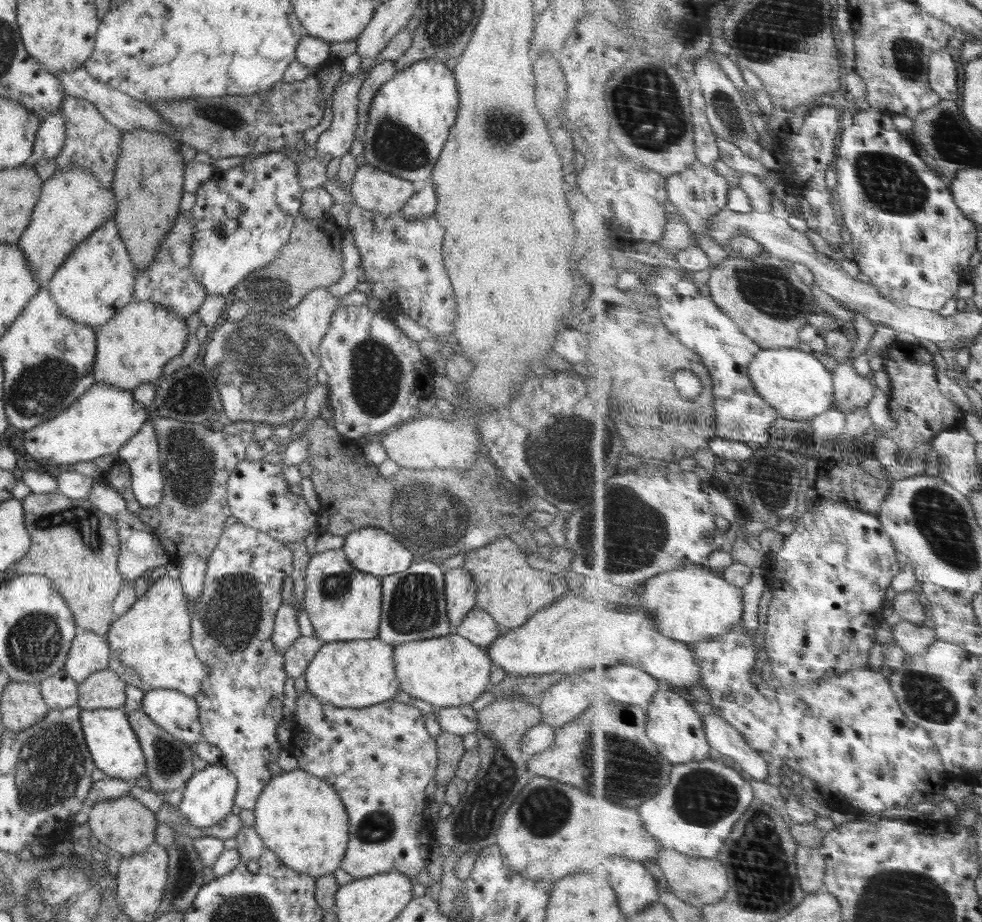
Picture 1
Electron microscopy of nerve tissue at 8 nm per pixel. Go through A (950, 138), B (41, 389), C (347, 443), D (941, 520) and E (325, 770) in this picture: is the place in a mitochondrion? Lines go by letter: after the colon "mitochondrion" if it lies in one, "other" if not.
A: mitochondrion
B: mitochondrion
C: other
D: mitochondrion
E: other

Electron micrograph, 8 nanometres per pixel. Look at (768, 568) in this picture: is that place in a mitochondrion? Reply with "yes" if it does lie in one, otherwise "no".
no

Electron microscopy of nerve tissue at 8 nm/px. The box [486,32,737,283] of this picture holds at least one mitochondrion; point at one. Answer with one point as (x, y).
(648, 88)

